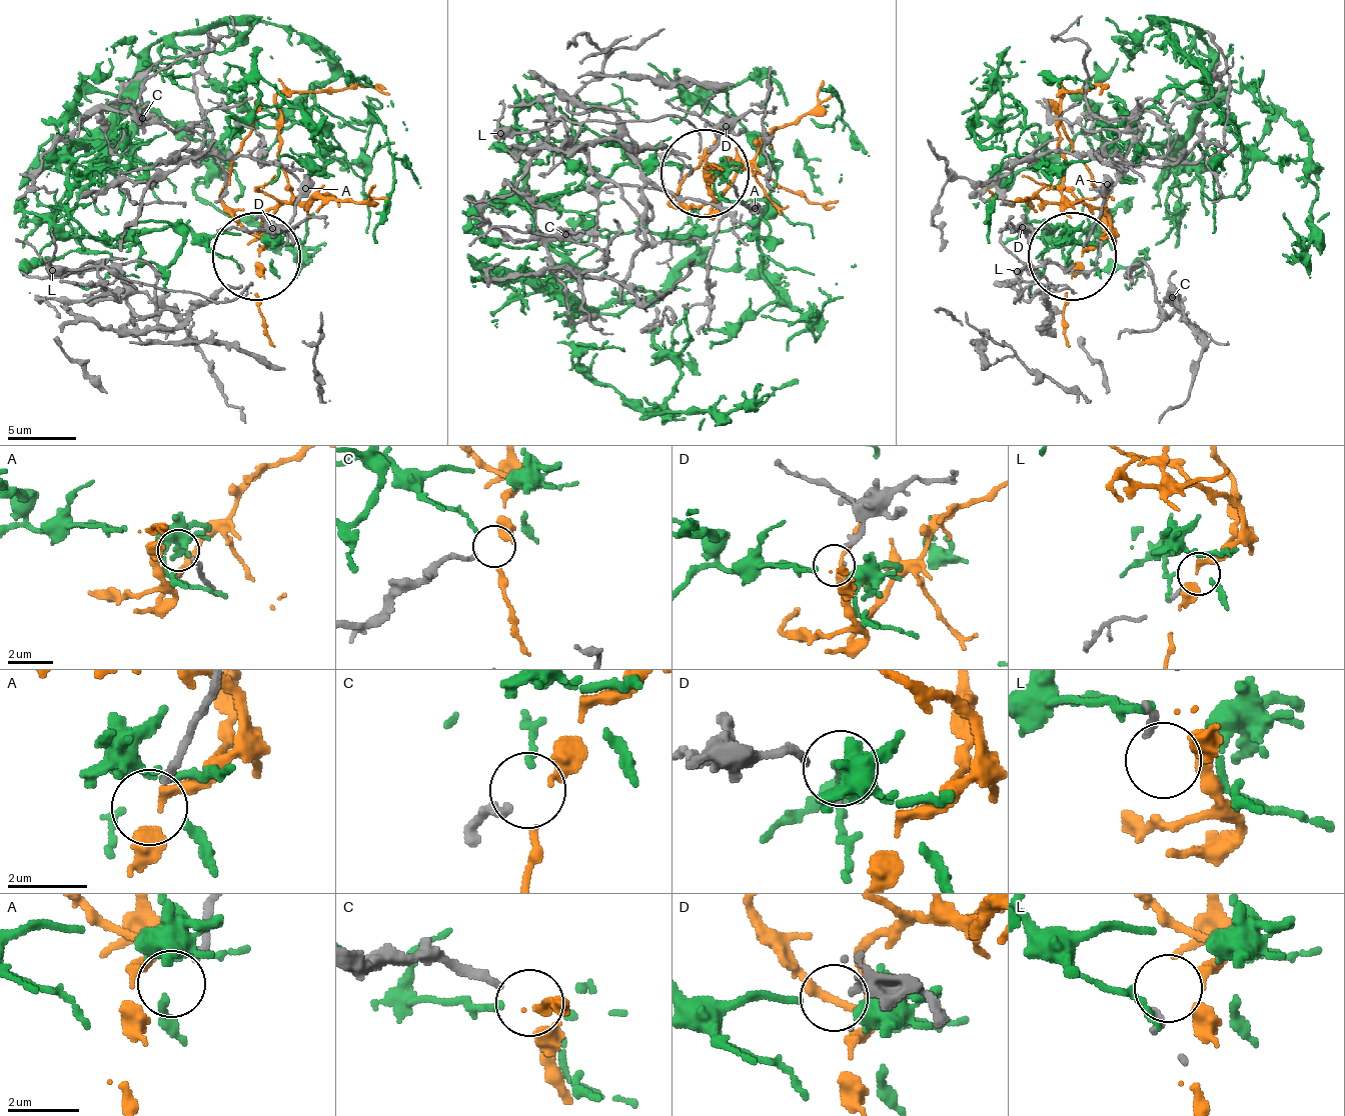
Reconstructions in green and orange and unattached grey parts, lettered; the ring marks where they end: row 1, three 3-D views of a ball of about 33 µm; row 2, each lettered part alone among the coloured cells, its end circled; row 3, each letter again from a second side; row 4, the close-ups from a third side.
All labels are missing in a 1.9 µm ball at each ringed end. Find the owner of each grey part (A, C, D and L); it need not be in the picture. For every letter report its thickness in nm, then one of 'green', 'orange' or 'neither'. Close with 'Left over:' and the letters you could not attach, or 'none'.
A: 190 nm thick; neither
C: 200 nm thick; orange
D: 220 nm thick; green
L: 180 nm thick; neither
Left over: A, L

